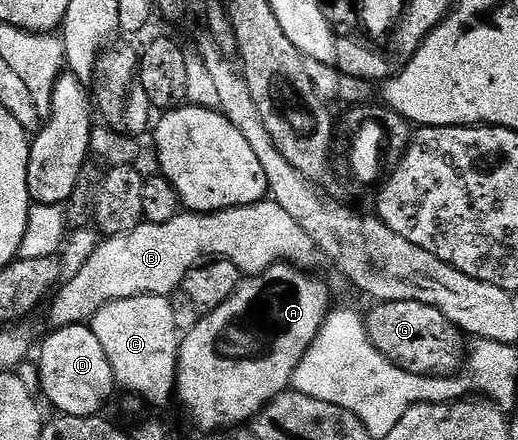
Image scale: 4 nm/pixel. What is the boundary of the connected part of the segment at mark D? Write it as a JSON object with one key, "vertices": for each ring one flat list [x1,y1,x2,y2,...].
{"vertices":[[85,323,57,327,44,342,40,352,40,386,43,394,57,409,69,418,95,417,116,390,114,373,100,340]]}

